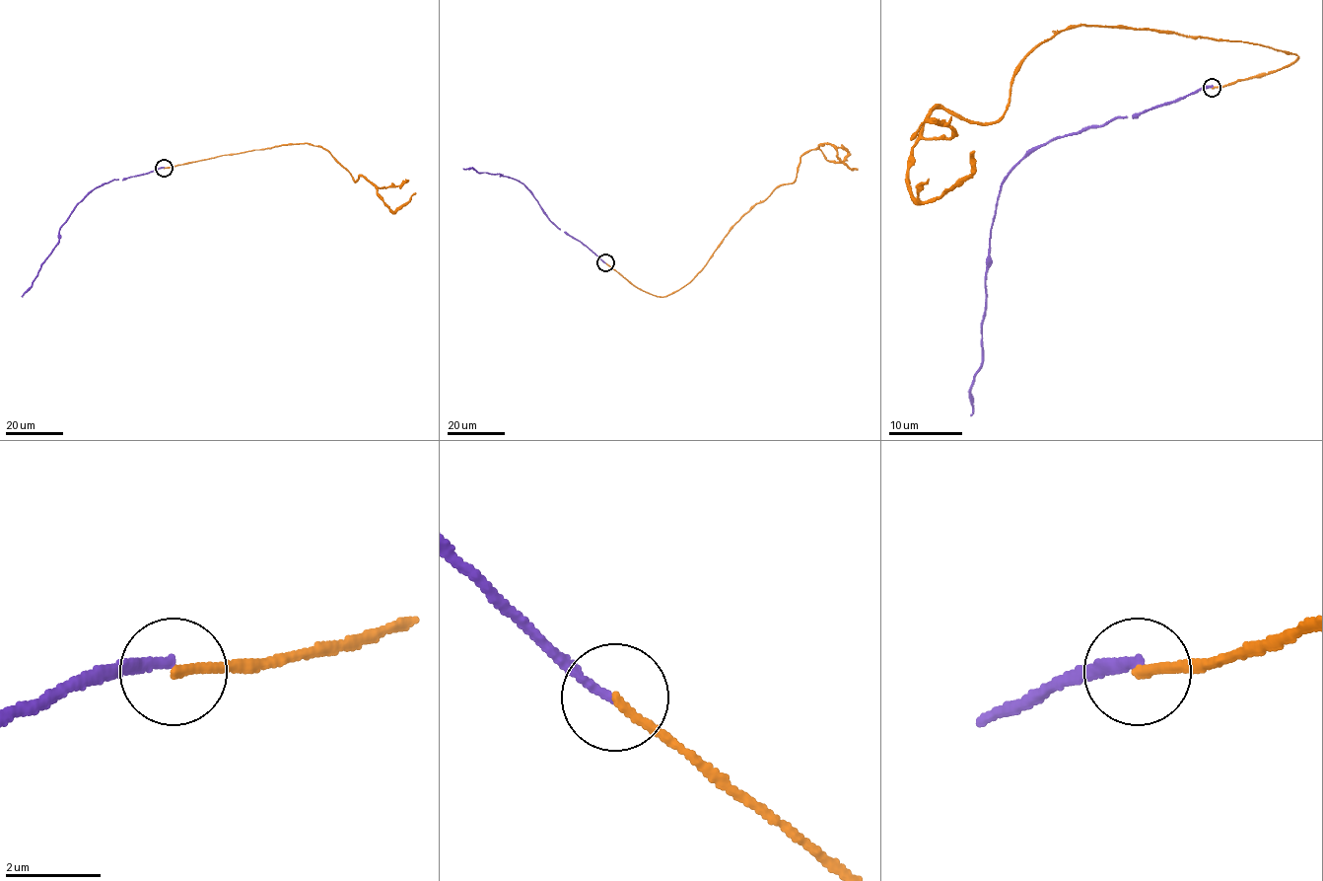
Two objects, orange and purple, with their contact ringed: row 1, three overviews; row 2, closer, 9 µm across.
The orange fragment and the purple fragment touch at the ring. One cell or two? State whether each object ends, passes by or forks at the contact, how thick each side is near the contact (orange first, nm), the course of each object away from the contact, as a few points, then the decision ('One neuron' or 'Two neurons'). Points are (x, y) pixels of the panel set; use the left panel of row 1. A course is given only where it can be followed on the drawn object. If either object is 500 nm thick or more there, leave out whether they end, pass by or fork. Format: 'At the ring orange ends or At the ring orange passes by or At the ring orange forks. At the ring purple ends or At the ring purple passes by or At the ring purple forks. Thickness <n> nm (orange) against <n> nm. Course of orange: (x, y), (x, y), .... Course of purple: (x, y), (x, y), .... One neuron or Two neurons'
At the ring orange ends. At the ring purple ends. Thickness 170 nm (orange) against 200 nm. Course of orange: (164, 168), (217, 156), (310, 143), (325, 149), (355, 182), (358, 177), (366, 178), (392, 212), (415, 192). Course of purple: (164, 168), (113, 179), (92, 190), (60, 227), (58, 243), (41, 265), (32, 285), (21, 296). Two neurons

